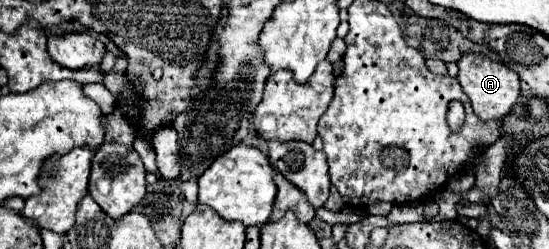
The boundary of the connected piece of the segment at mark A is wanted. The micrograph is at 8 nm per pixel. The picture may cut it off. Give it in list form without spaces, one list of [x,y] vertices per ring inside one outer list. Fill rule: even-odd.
[[[468,54],[462,56],[458,60],[458,82],[462,86],[462,90],[466,92],[466,96],[472,102],[474,114],[480,116],[482,120],[500,120],[502,116],[510,114],[512,106],[516,104],[518,96],[520,96],[520,80],[518,74],[512,72],[508,66],[504,66],[502,62],[494,62],[484,54]]]

